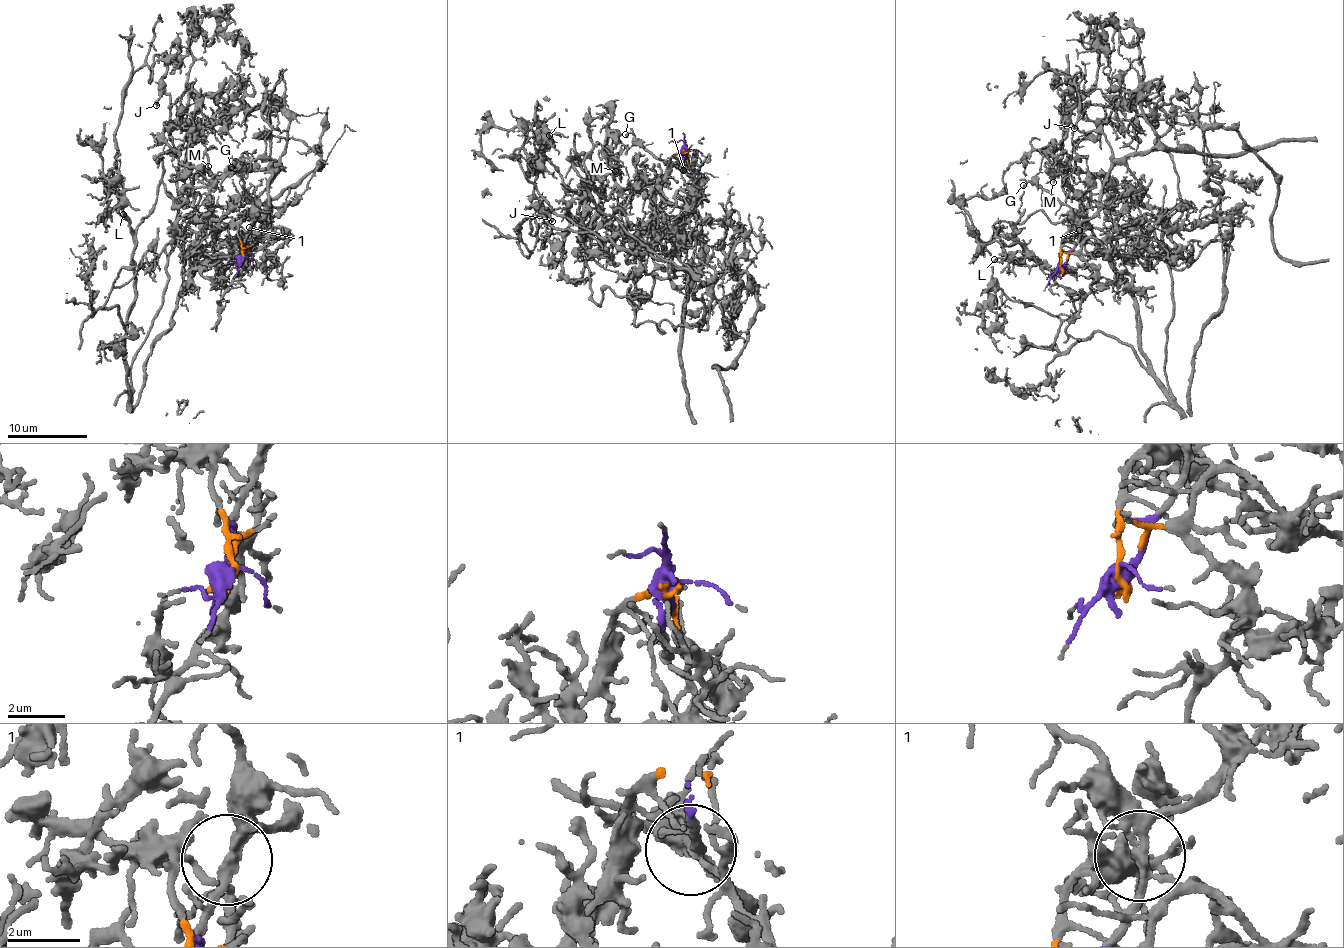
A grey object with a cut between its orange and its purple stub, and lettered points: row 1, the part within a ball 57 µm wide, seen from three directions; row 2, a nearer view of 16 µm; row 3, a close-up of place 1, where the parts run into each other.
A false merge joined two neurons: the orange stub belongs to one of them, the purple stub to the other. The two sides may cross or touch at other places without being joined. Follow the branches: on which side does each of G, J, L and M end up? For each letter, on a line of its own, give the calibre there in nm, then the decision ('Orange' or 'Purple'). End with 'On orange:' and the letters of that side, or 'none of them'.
G: Thickness 150 nm. Purple
J: Thickness 140 nm. Orange
L: Thickness 170 nm. Orange
M: Thickness 150 nm. Orange
On orange: J, L, M

